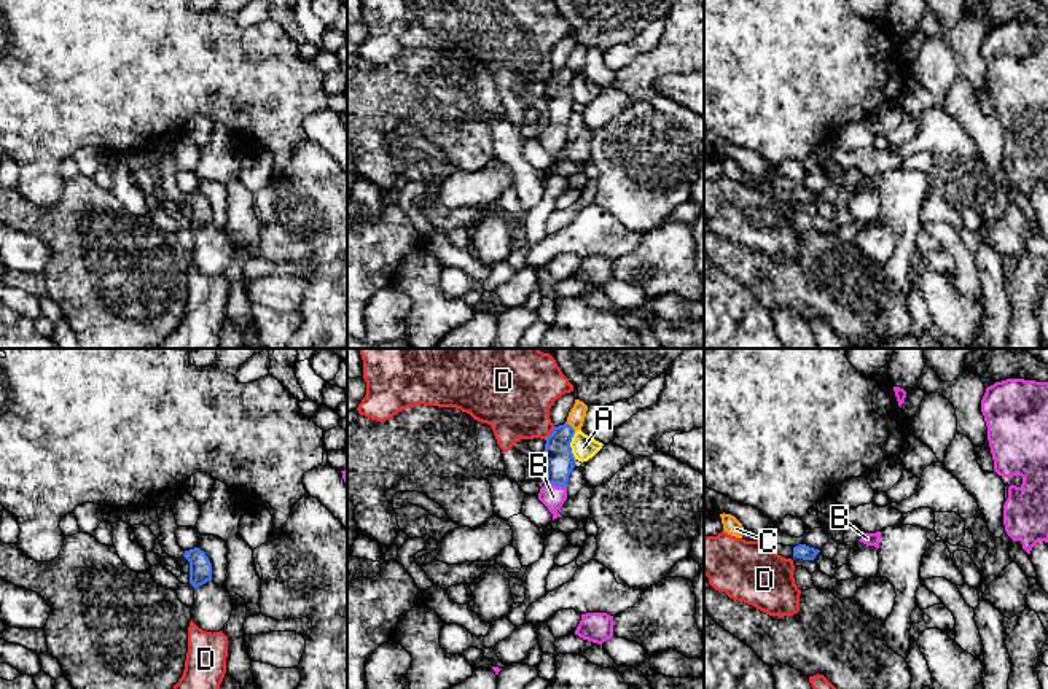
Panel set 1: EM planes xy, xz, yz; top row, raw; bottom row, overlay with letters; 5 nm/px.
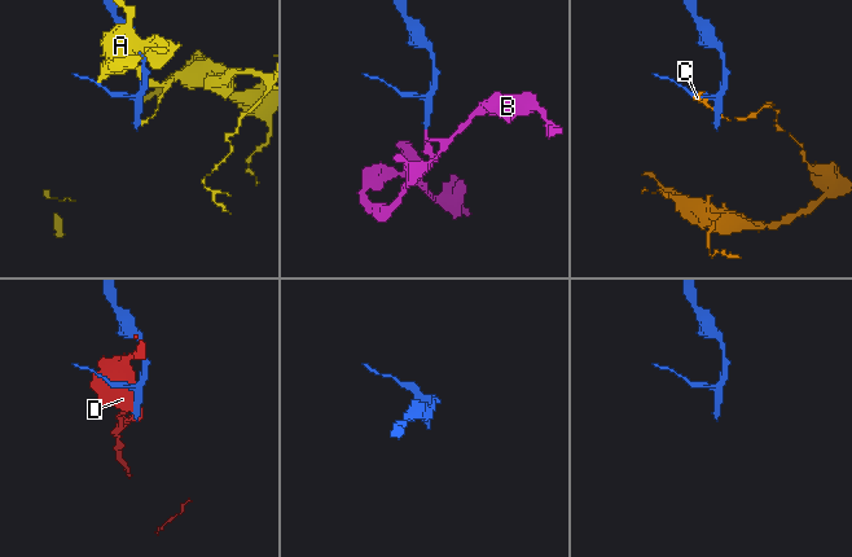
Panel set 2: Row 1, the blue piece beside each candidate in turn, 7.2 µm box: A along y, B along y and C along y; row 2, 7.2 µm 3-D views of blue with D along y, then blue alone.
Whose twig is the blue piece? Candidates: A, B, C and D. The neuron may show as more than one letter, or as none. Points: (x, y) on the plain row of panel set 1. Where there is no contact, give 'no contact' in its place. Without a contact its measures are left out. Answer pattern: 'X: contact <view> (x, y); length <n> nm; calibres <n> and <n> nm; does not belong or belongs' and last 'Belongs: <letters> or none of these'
A: contact xz (569, 89); length 140 nm; calibres 140 and 130 nm; does not belong
B: contact xz (556, 128); length 110 nm; calibres 140 and 120 nm; belongs
C: contact xz (569, 69); length 70 nm; calibres 140 and 90 nm; does not belong
D: contact xz (551, 77); length 90 nm; calibres 140 and 360 nm; does not belong
Belongs: B

